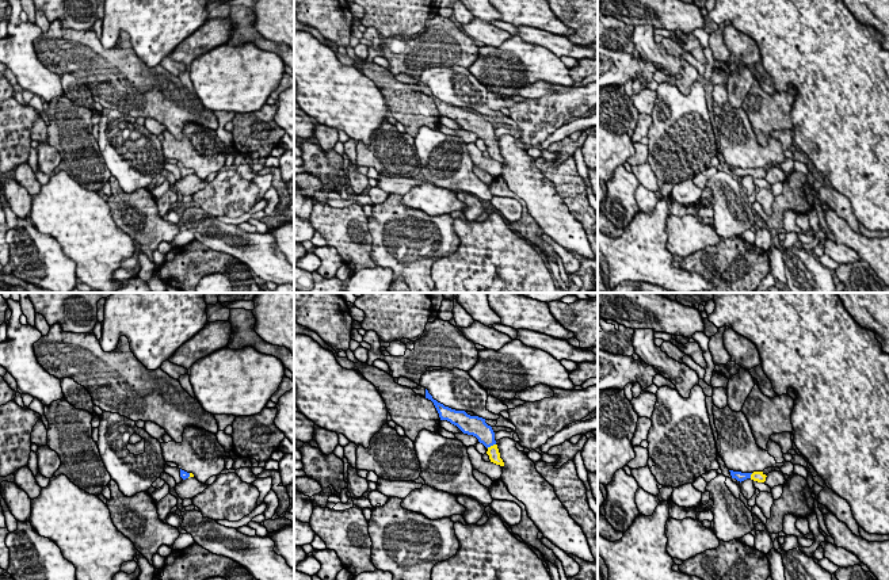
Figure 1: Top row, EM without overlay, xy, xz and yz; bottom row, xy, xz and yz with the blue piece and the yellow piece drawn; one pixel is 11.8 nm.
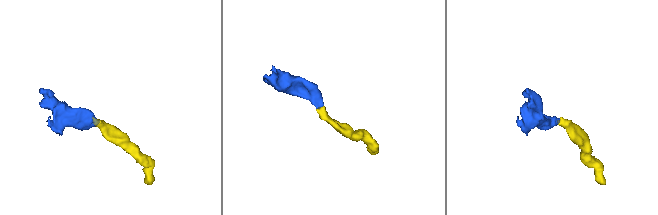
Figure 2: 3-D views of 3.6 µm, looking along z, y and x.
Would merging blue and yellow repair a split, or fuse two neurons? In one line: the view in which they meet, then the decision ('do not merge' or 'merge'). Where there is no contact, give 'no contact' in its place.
contact in xz; merge

